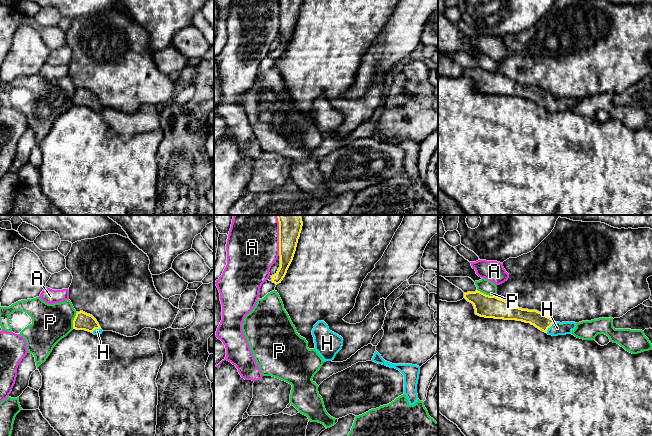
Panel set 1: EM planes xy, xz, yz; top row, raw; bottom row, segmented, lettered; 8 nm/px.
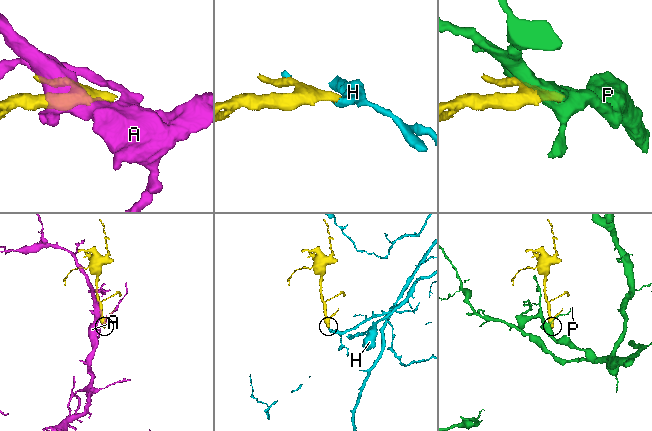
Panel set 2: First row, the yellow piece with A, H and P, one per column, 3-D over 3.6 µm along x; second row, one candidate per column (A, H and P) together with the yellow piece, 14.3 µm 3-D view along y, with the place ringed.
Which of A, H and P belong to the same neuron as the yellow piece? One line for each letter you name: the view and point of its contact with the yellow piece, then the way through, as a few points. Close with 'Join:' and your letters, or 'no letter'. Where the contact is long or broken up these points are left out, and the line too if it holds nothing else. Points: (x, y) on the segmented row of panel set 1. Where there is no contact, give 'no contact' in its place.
H: meets yellow in yz at (550, 326); runs through yz (542, 322), (550, 326), (557, 328)
Join: H

